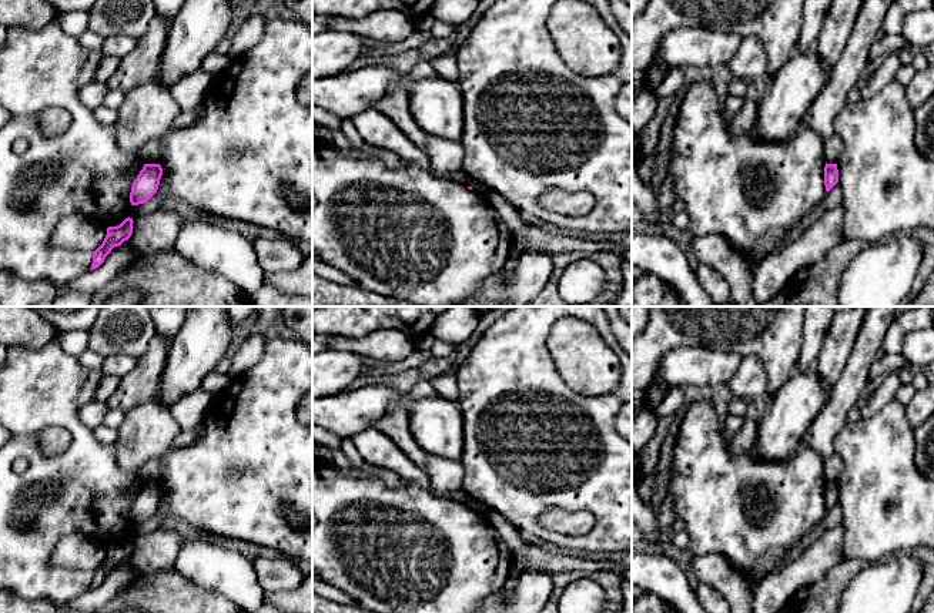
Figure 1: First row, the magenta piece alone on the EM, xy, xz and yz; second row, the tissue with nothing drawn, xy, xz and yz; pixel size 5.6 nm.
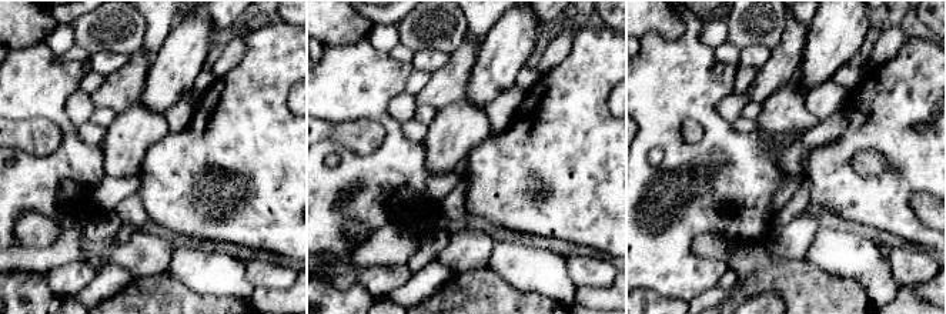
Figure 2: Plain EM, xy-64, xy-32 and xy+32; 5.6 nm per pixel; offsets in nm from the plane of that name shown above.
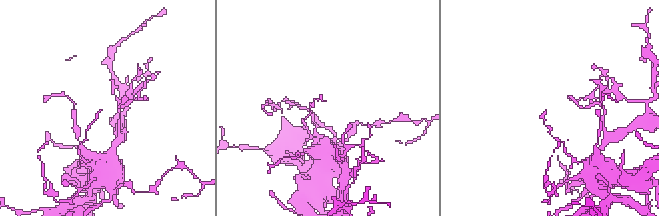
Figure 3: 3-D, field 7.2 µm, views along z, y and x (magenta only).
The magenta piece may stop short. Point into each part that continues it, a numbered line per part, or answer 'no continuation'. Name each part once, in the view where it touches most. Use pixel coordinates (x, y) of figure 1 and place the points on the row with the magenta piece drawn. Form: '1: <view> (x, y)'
no continuation

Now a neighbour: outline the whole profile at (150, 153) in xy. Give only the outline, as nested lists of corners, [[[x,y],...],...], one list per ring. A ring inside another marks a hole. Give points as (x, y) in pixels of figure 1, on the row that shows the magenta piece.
[[[161,138],[148,141],[138,153],[144,164],[160,164]]]

